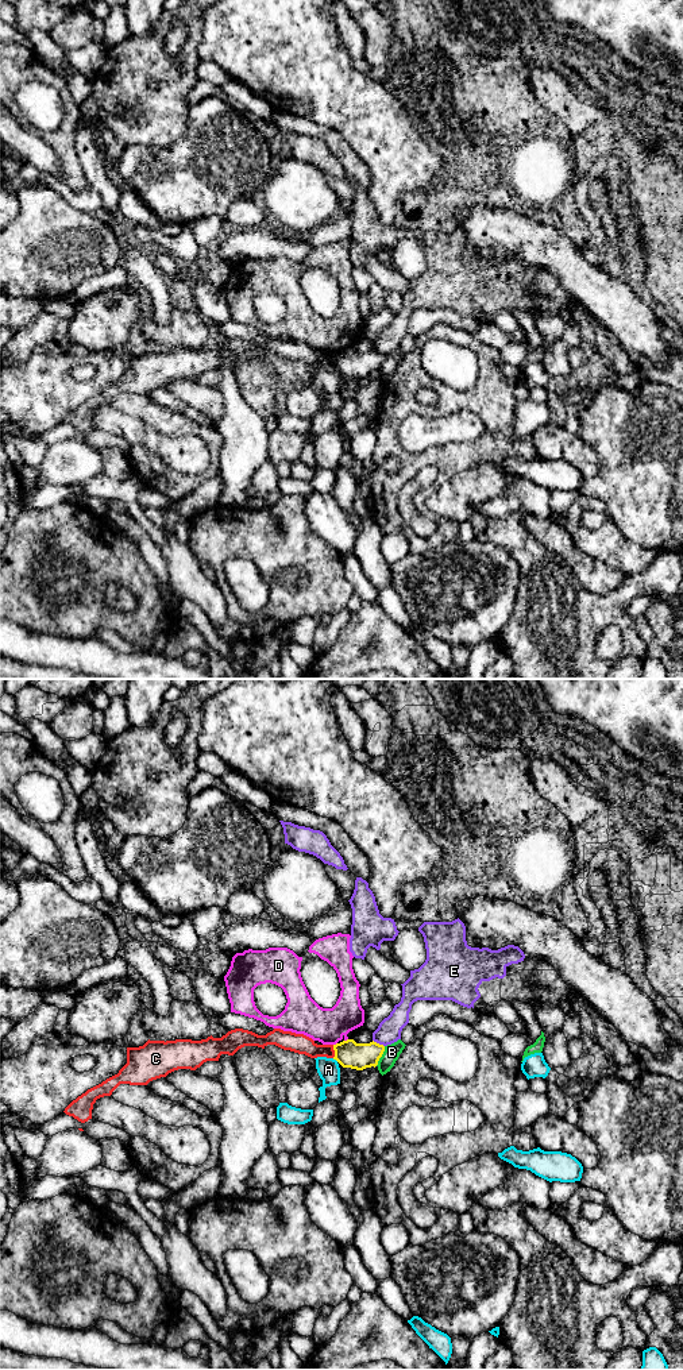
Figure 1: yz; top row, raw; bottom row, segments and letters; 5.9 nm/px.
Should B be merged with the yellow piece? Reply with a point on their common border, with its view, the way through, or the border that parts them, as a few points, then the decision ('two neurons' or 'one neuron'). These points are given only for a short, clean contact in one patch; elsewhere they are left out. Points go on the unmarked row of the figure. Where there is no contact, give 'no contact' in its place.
meets yellow in yz at (381, 365); two neurons

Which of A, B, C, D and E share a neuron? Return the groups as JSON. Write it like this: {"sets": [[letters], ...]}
{"sets": [["A"], ["B"], ["C", "E"], ["D"]]}

